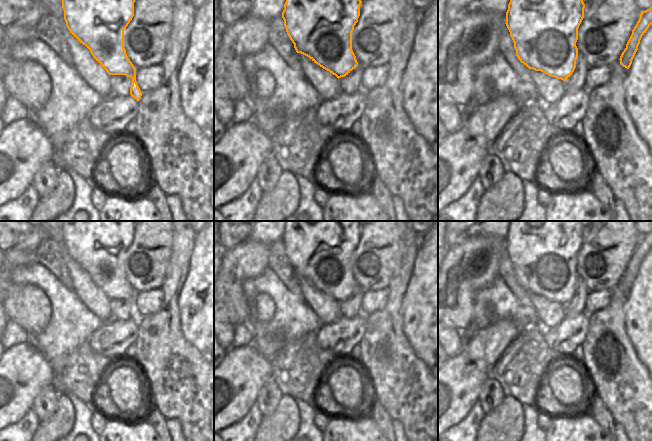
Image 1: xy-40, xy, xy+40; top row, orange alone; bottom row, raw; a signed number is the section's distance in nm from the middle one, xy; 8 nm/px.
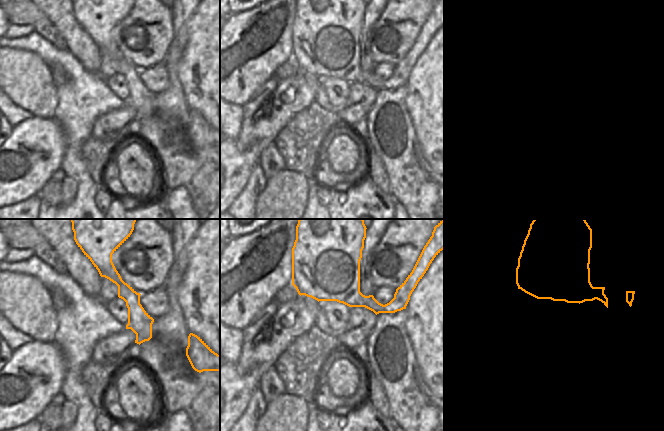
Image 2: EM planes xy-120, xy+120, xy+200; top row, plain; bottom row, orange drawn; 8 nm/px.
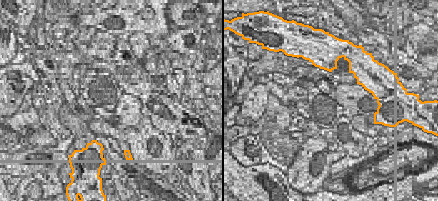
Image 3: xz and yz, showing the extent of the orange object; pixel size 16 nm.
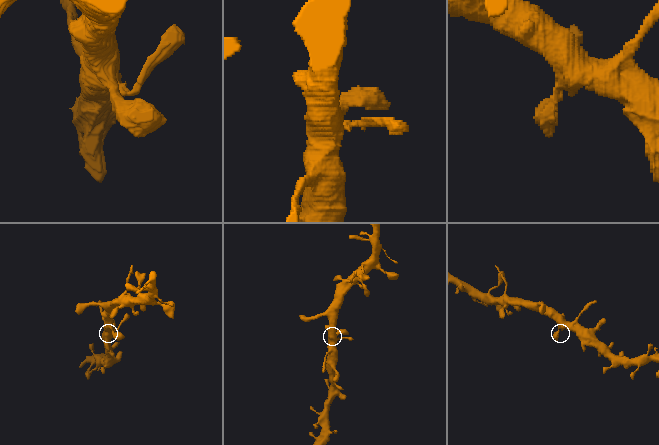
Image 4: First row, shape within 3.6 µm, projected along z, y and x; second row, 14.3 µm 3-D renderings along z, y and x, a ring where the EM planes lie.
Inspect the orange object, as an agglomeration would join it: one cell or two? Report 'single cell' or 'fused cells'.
single cell

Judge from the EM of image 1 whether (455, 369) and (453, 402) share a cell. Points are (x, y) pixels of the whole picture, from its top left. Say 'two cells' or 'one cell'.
one cell

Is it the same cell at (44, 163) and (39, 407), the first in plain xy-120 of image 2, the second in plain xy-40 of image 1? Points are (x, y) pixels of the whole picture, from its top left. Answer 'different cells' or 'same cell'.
different cells

